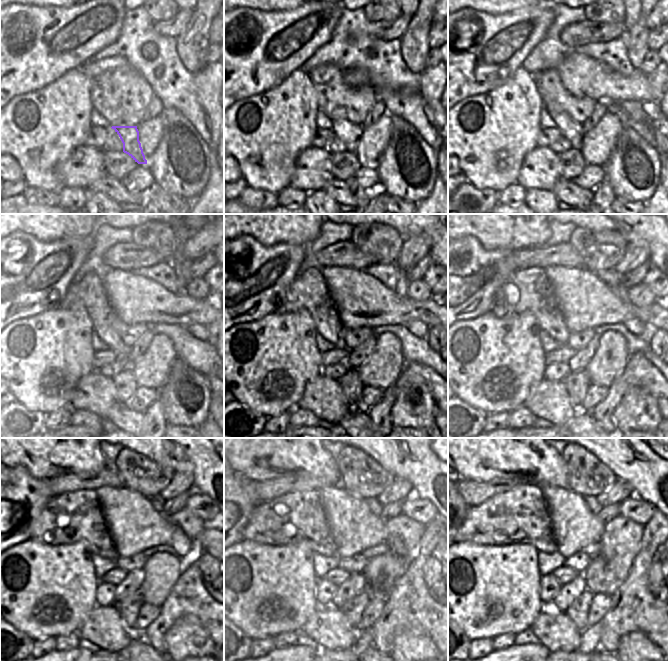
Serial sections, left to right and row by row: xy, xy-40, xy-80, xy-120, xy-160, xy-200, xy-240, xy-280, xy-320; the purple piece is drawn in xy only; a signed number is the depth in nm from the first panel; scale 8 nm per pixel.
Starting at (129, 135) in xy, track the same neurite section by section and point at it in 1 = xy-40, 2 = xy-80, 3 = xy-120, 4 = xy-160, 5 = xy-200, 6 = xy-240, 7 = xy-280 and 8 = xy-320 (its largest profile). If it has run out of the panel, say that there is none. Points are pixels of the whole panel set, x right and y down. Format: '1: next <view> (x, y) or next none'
1: next xy-40 (350, 134)
2: next xy-80 (573, 132)
3: next xy-120 (89, 290)
4: next xy-160 (309, 291)
5: next xy-200 (528, 290)
6: next xy-240 (72, 517)
7: next xy-280 (297, 517)
8: next xy-320 (520, 516)

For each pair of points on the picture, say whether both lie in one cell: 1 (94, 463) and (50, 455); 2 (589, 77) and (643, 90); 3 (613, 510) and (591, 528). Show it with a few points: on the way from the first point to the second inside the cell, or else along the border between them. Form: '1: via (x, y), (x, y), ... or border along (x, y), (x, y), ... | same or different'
1: via (83, 455), (61, 455) | same
2: via (602, 84), (630, 87) | same
3: border along (596, 516), (604, 524) | different

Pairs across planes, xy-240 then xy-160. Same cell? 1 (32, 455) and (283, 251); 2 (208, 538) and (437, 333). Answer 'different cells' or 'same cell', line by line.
1: different cells
2: different cells

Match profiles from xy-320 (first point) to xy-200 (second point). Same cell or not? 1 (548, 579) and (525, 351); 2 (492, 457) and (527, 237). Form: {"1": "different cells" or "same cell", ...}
{"1": "different cells", "2": "same cell"}

